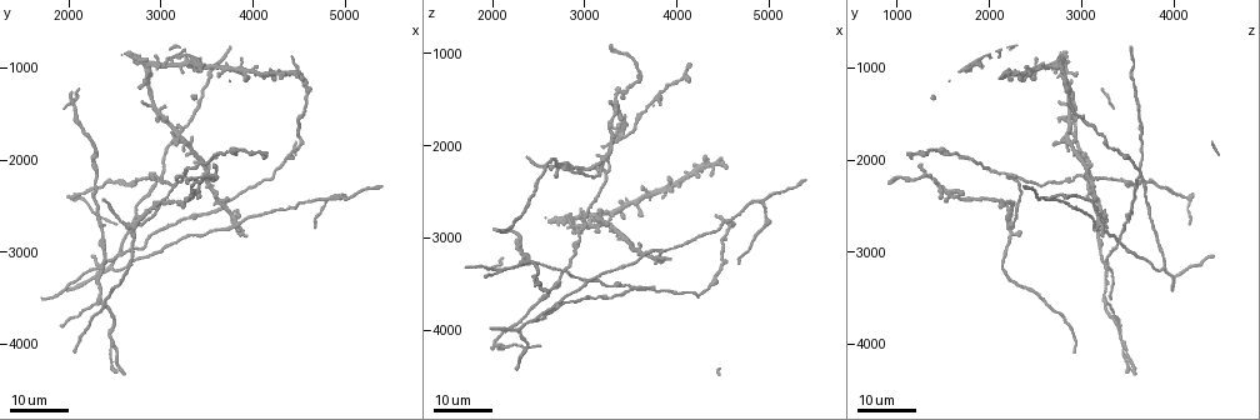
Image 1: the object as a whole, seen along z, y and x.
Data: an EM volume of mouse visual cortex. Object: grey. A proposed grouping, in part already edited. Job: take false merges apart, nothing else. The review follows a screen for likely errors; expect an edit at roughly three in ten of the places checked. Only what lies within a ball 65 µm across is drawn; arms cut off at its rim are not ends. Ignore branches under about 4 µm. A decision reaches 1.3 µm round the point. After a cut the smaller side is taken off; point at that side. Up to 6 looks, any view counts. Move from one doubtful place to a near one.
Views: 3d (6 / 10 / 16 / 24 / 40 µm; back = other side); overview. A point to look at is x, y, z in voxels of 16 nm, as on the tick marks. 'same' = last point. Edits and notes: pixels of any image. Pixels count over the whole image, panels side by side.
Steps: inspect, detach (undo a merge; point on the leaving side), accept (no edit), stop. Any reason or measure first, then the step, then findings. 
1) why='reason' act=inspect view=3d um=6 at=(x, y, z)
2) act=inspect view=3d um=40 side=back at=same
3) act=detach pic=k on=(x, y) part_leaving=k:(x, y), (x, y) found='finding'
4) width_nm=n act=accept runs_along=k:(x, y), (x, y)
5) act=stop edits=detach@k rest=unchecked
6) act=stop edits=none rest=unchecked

why='three arms meet' act=inspect view=3d um=24 at=(4900, 2450, 2600)

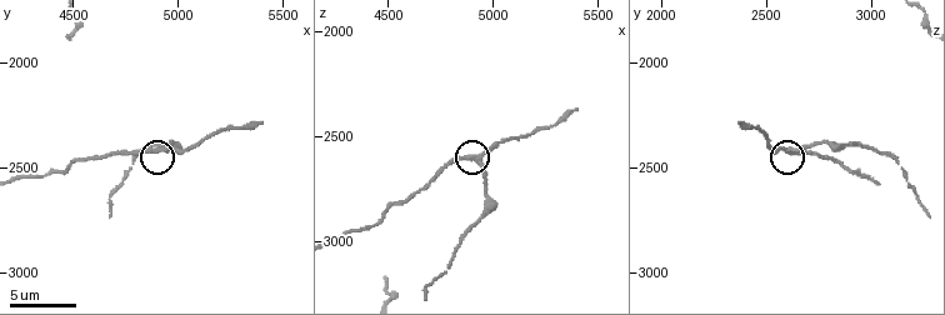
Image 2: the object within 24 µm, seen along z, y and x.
act=inspect view=3d um=6 at=(4920, 2420, 2610)

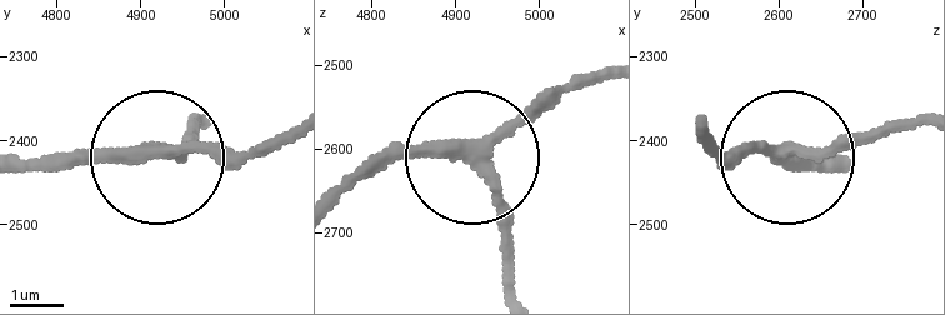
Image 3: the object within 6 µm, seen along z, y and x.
width_nm=240 act=accept found='continuous, no second cell'

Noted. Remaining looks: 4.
why='three-way junction' act=inspect view=3d um=16 at=(3800, 2700, 3150)

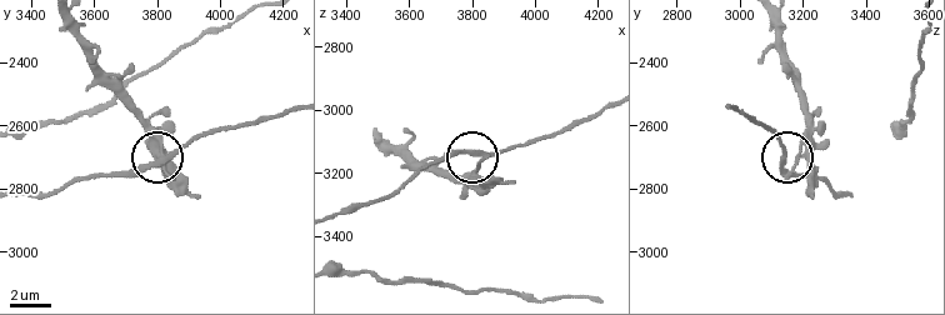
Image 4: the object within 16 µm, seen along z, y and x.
why='closer look' act=inspect view=3d um=6 at=same

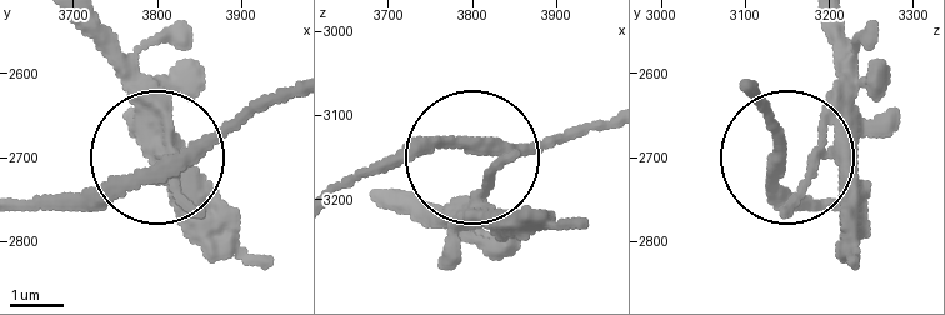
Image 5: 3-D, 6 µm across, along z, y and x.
arms=3 act=accept found='all the same cell'

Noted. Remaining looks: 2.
why='three-way junction' act=inspect view=3d um=16 at=(2350, 3550, 3250)

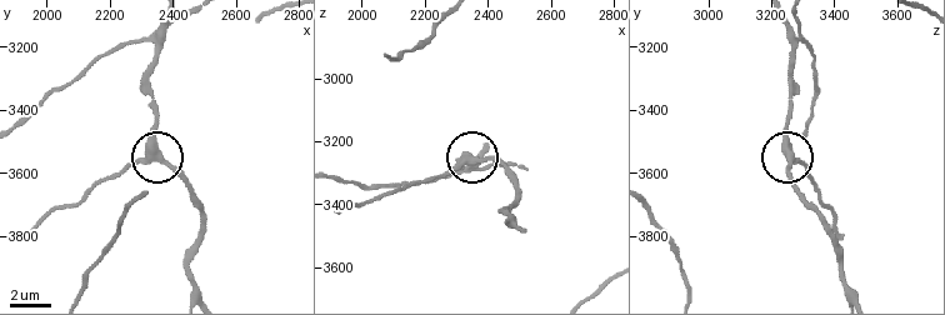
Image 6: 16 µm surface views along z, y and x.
act=inspect view=3d um=10 at=(2350, 3550, 3260)

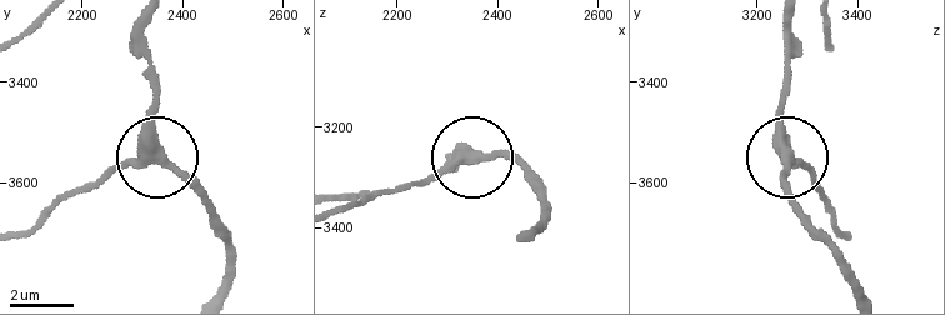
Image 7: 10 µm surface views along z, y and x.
width_nm=330 act=accept runs_along=7:(788, 24), (779, 136), (816, 183) found='one cell here'

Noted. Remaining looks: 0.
act=stop edits=none rest=unchecked

